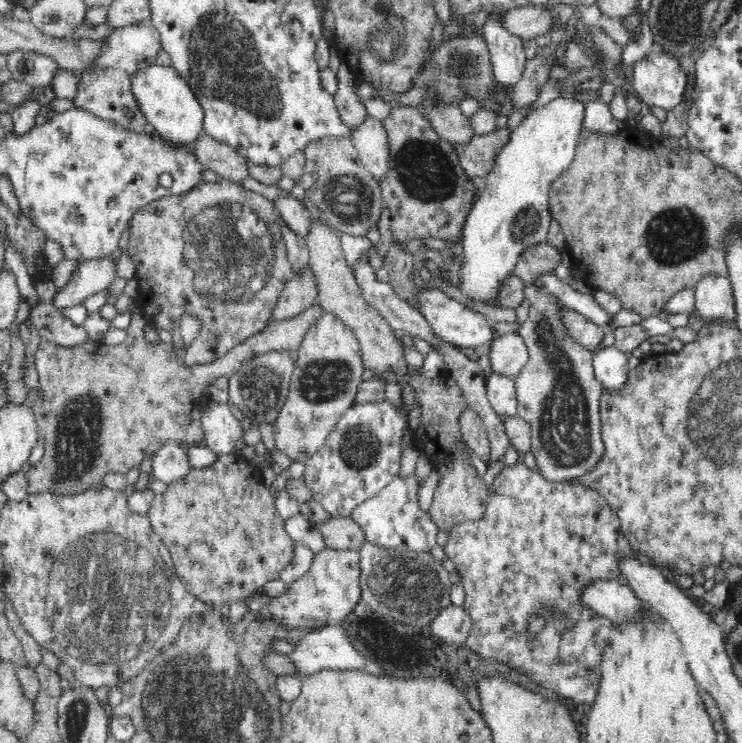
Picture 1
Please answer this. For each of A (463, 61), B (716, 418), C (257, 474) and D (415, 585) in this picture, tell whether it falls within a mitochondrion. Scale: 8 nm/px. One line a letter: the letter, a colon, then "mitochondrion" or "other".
A: mitochondrion
B: mitochondrion
C: other
D: mitochondrion

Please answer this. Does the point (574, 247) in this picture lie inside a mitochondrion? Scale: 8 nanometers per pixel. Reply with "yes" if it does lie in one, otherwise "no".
no

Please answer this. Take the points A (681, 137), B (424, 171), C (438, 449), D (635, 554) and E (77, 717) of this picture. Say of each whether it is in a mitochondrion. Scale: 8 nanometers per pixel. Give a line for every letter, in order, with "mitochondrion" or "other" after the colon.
A: other
B: mitochondrion
C: other
D: other
E: mitochondrion

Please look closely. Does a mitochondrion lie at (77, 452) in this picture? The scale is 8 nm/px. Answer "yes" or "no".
yes

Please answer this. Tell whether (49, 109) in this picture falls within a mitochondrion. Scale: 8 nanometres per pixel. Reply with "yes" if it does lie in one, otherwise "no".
no

